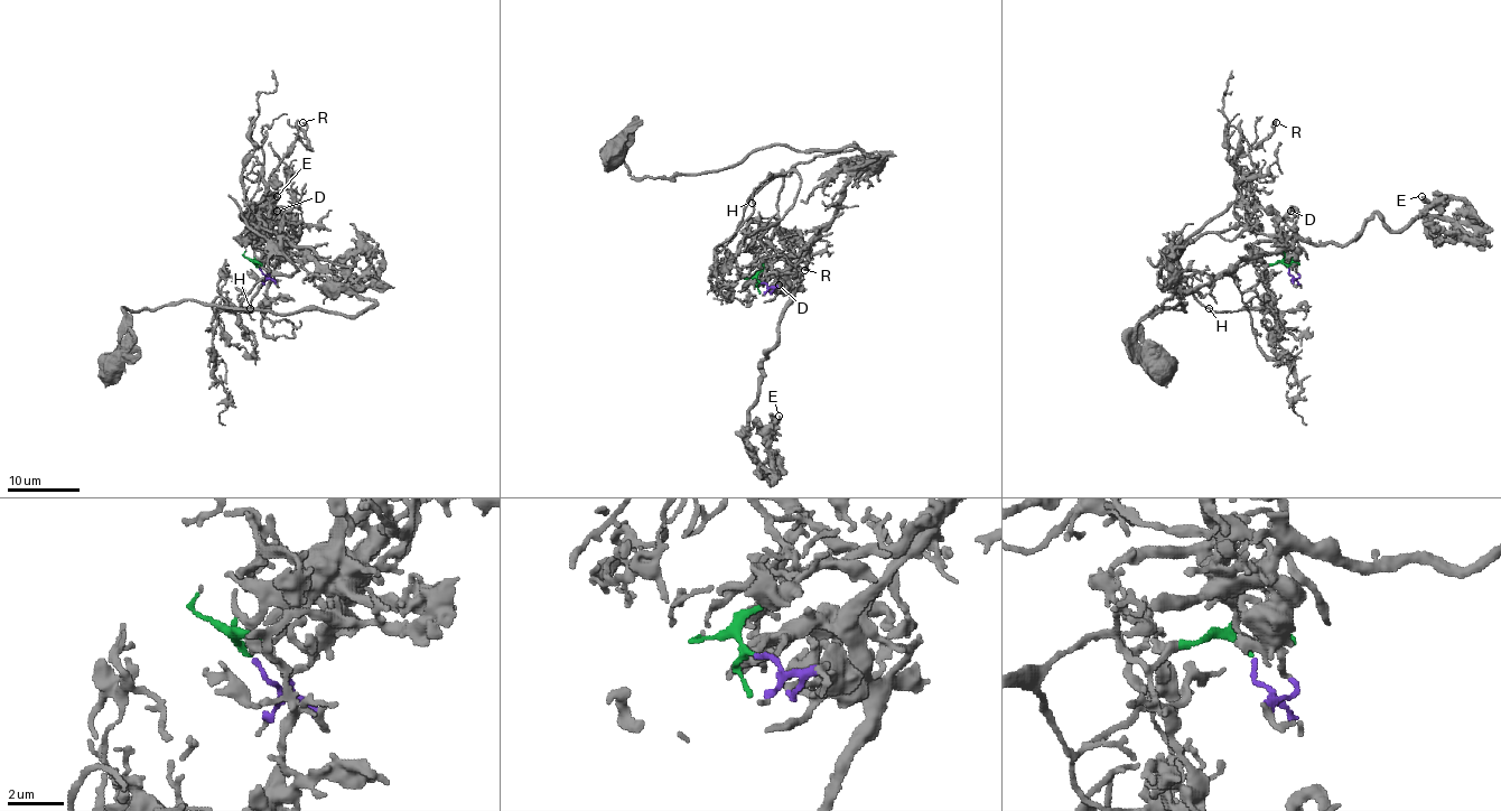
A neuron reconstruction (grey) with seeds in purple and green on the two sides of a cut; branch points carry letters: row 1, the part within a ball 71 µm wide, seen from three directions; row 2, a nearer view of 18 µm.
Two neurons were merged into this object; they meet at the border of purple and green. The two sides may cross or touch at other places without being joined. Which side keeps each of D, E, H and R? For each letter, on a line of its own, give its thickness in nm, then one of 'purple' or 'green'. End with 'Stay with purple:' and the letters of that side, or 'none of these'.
D: calibre 340 nm; purple
E: calibre 280 nm; purple
H: calibre 180 nm; green
R: calibre 160 nm; green
Stay with purple: D, E

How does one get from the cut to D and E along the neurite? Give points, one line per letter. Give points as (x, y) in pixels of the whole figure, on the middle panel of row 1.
D: (761, 282), (771, 292), (789, 271), (779, 286)
E: (761, 282), (789, 292), (758, 401), (748, 411), (746, 444), (761, 464), (779, 415)

